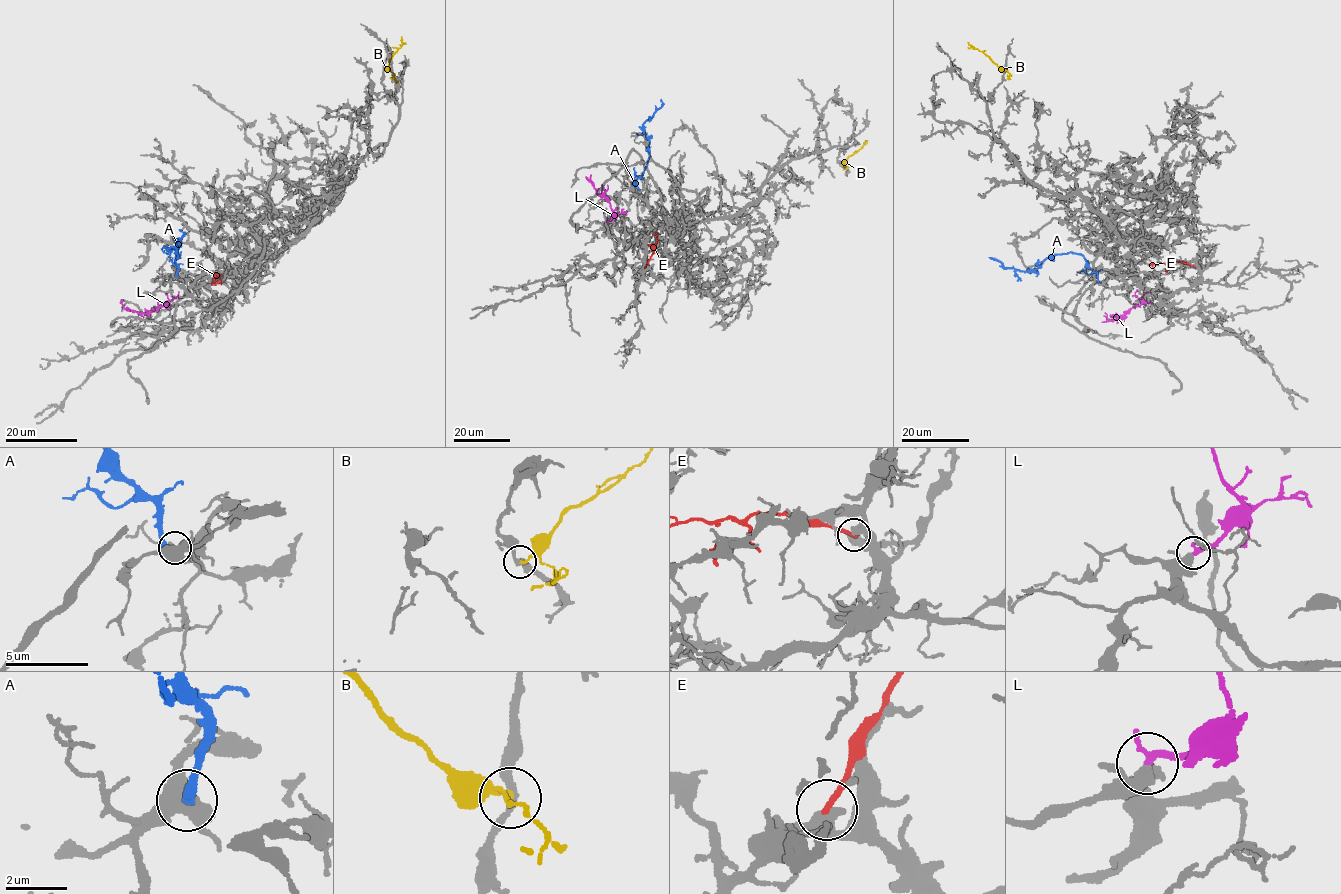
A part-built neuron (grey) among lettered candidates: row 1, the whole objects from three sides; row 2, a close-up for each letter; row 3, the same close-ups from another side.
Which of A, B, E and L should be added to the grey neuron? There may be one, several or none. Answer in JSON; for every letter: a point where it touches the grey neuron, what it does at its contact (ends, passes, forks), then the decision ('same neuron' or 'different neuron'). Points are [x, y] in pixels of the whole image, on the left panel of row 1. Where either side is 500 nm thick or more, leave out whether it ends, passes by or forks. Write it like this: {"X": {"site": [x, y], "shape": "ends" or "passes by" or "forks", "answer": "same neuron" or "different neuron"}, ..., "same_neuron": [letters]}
{"A": {"site": [176, 276], "shape": "ends", "answer": "same neuron"}, "B": {"site": [384, 70], "shape": "ends", "answer": "different neuron"}, "E": {"site": [212, 283], "shape": "ends", "answer": "different neuron"}, "L": {"site": [159, 306], "shape": "passes by", "answer": "same neuron"}, "same_neuron": ["A", "L"]}

